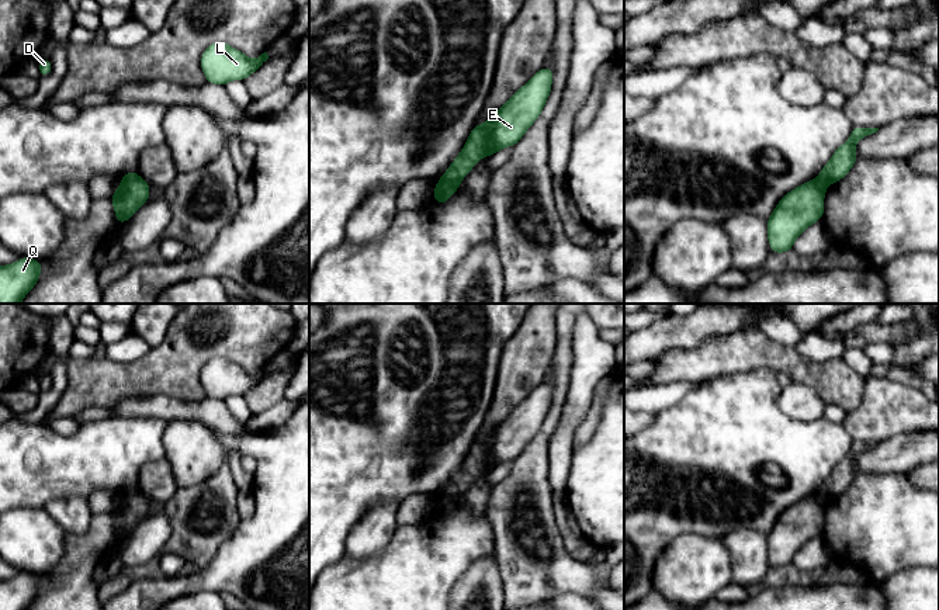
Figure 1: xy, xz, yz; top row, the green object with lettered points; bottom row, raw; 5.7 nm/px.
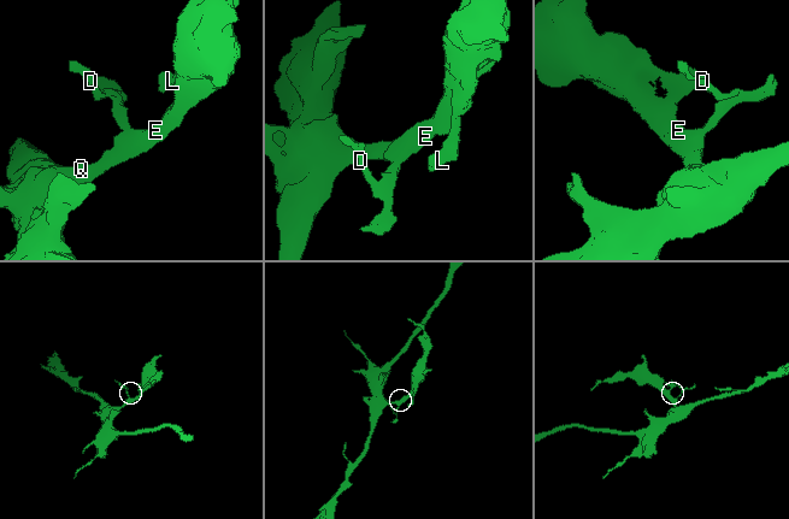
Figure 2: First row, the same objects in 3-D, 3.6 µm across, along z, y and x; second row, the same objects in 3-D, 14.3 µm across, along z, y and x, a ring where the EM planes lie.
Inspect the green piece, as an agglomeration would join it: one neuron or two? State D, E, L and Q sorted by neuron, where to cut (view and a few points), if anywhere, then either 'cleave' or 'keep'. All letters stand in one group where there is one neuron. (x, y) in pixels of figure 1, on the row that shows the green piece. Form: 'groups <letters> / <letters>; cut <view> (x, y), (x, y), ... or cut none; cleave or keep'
groups D / E L Q; cut xz (437, 183), (453, 191); cleave

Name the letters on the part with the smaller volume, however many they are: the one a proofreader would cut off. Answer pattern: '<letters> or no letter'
D

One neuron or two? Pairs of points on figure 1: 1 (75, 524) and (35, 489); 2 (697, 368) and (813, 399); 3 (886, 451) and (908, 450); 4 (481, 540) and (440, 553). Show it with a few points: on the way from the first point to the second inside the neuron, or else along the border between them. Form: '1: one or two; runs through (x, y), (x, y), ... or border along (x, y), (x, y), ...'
1: two; border along (82, 496), (51, 499), (42, 508)
2: two; border along (793, 381), (808, 385), (821, 399)
3: one; runs through (891, 451), (903, 451)
4: one; runs through (471, 540), (457, 540), (450, 544)

